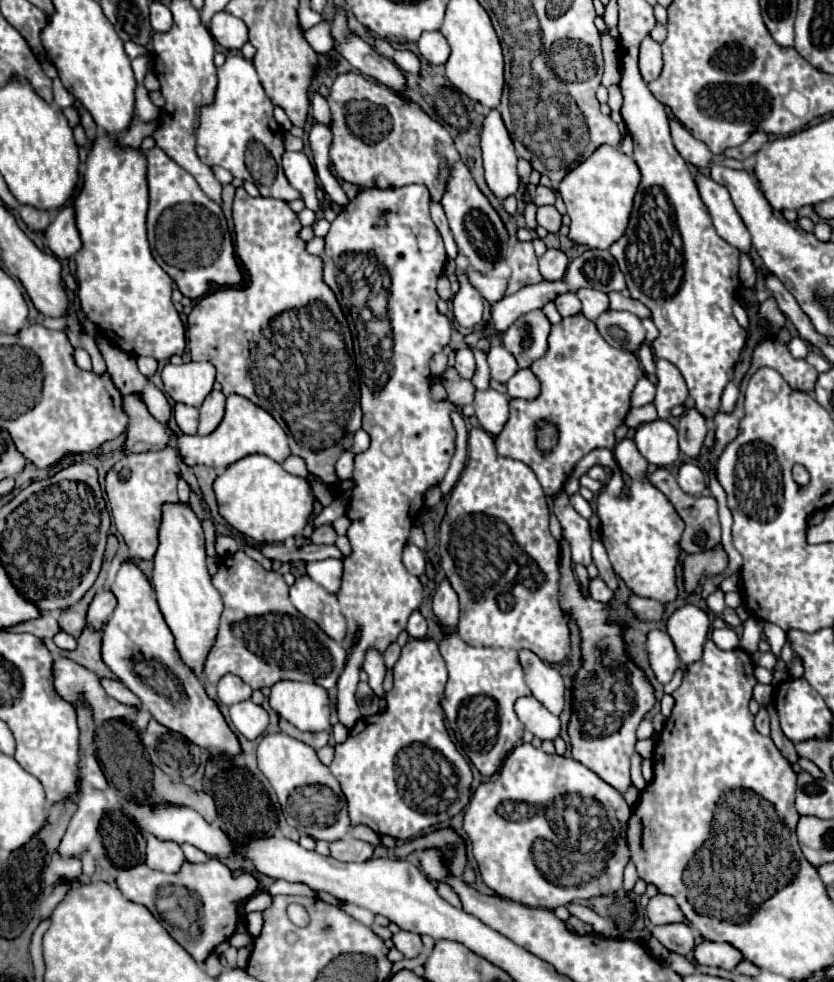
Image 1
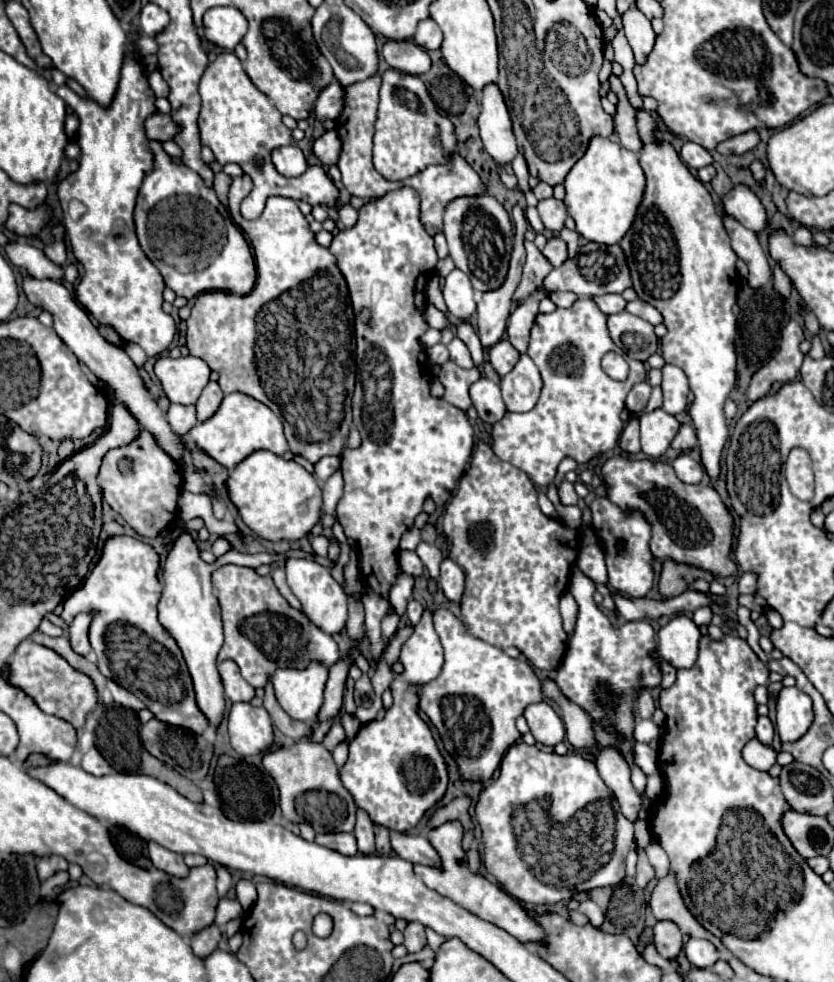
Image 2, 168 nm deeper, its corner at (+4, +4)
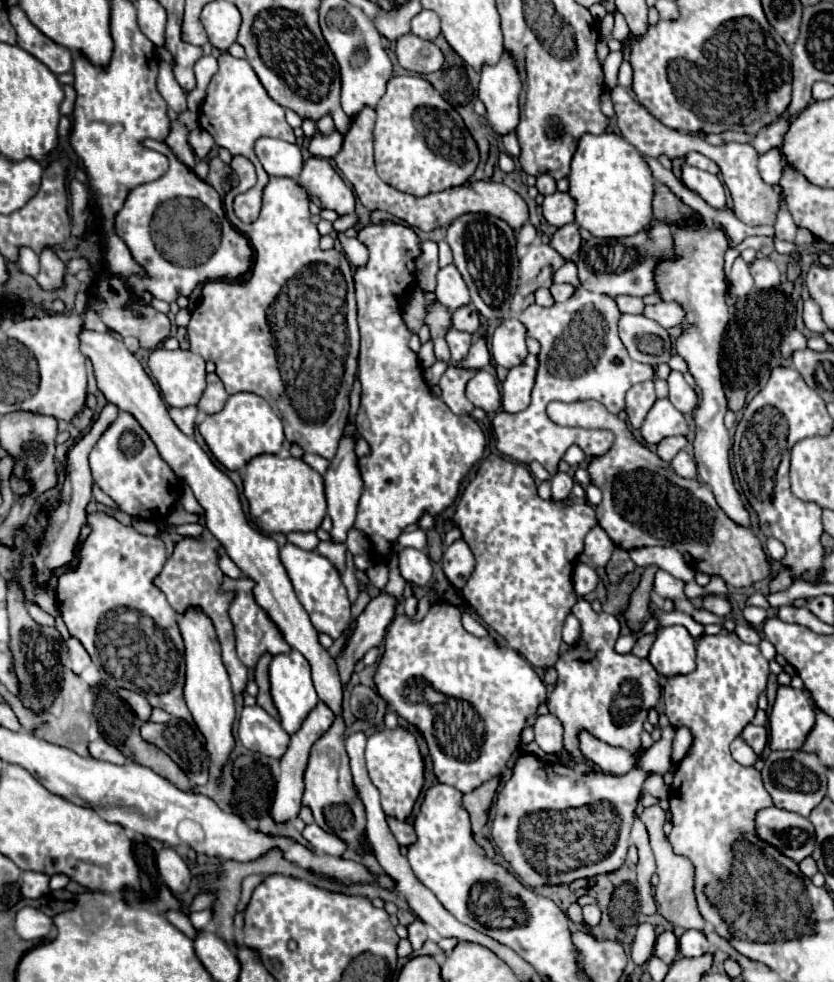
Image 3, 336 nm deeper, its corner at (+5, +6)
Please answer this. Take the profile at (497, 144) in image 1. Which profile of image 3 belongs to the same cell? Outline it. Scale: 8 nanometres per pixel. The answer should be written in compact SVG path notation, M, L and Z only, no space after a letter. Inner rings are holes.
M508 51L502 53L496 65L482 67L478 97L486 105L486 117L490 125L500 135L514 131L518 125L520 89L520 73L514 57Z

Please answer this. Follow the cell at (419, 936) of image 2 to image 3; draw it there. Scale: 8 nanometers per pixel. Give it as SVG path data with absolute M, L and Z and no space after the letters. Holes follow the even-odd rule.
M416 919L408 927L408 939L412 943L412 949L420 949L424 945L424 941L428 939L428 925L424 925L420 919Z

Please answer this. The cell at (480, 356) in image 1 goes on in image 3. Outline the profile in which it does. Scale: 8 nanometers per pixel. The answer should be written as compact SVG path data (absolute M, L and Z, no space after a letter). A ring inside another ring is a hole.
M462 305L454 311L452 315L452 325L458 331L468 331L468 333L476 333L480 321L478 321L478 313L476 309L472 309L472 305Z

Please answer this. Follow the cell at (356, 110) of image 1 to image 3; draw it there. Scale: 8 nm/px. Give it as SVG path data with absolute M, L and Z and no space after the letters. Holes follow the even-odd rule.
M372 109L360 111L352 119L352 125L344 137L344 145L342 145L340 153L334 157L336 167L340 169L342 177L352 183L356 197L370 211L374 211L374 209L388 211L396 219L406 223L408 227L420 229L420 231L434 231L438 227L446 227L450 221L458 219L464 213L486 213L486 215L498 217L498 219L506 221L514 231L518 231L528 221L526 201L516 191L506 187L504 183L474 181L474 183L462 185L460 189L448 189L444 193L432 193L432 197L412 197L412 195L404 195L398 189L390 187L388 183L384 183L376 175L376 169L374 169L374 133L372 133L374 121L376 121L376 113Z

